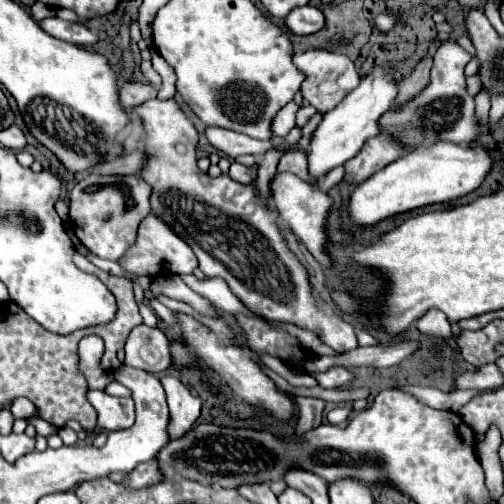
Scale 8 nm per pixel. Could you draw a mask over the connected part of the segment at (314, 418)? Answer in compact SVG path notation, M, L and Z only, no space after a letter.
M296 397L298 403L298 427L296 435L302 435L322 423L322 413L326 403L322 399L312 399L312 397Z

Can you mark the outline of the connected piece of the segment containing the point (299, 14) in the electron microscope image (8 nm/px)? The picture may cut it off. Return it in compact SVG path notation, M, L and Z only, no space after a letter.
M306 5L306 7L296 7L284 19L284 23L290 29L290 33L294 33L294 35L312 35L324 27L324 15L320 9Z

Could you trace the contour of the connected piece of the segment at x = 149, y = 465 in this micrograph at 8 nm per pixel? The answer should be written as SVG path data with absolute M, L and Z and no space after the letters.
M146 461L146 463L140 463L126 479L126 485L132 487L132 489L142 489L142 487L148 487L148 485L154 485L162 481L162 475L156 467L154 461Z

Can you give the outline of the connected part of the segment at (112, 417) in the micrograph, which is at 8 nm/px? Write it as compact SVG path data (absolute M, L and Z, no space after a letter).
M88 391L88 401L98 411L98 427L106 431L128 429L134 425L134 401L130 397L112 397L104 391Z

